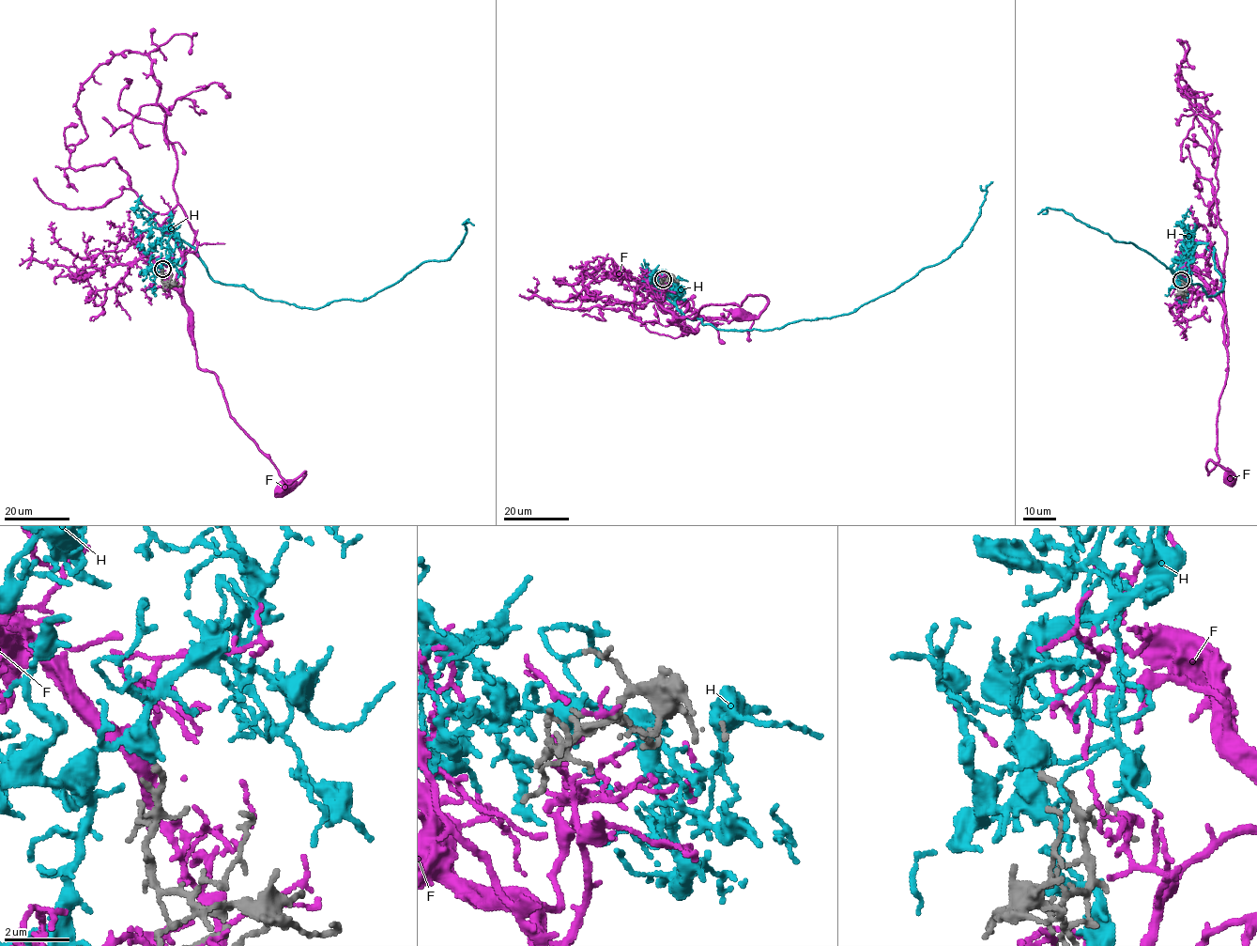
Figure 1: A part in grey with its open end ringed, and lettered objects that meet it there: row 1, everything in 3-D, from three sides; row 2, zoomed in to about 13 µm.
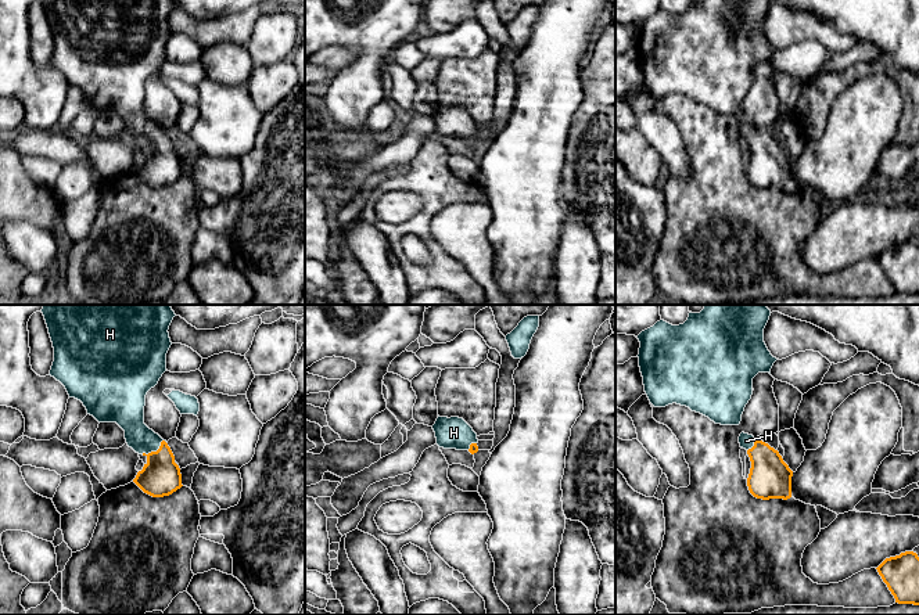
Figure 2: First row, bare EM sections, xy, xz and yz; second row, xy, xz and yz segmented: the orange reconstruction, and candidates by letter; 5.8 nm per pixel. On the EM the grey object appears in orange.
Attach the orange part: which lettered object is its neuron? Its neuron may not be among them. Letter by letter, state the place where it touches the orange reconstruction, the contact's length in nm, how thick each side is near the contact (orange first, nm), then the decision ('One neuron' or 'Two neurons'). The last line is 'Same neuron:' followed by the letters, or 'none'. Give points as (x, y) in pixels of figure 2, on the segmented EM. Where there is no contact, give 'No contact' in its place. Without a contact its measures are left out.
F: No contact. Two neurons
H: Touches orange at xy (154, 452). Shared border 160 nm. Thickness 220 nm (orange) against 160 nm. One neuron
Same neuron: H

